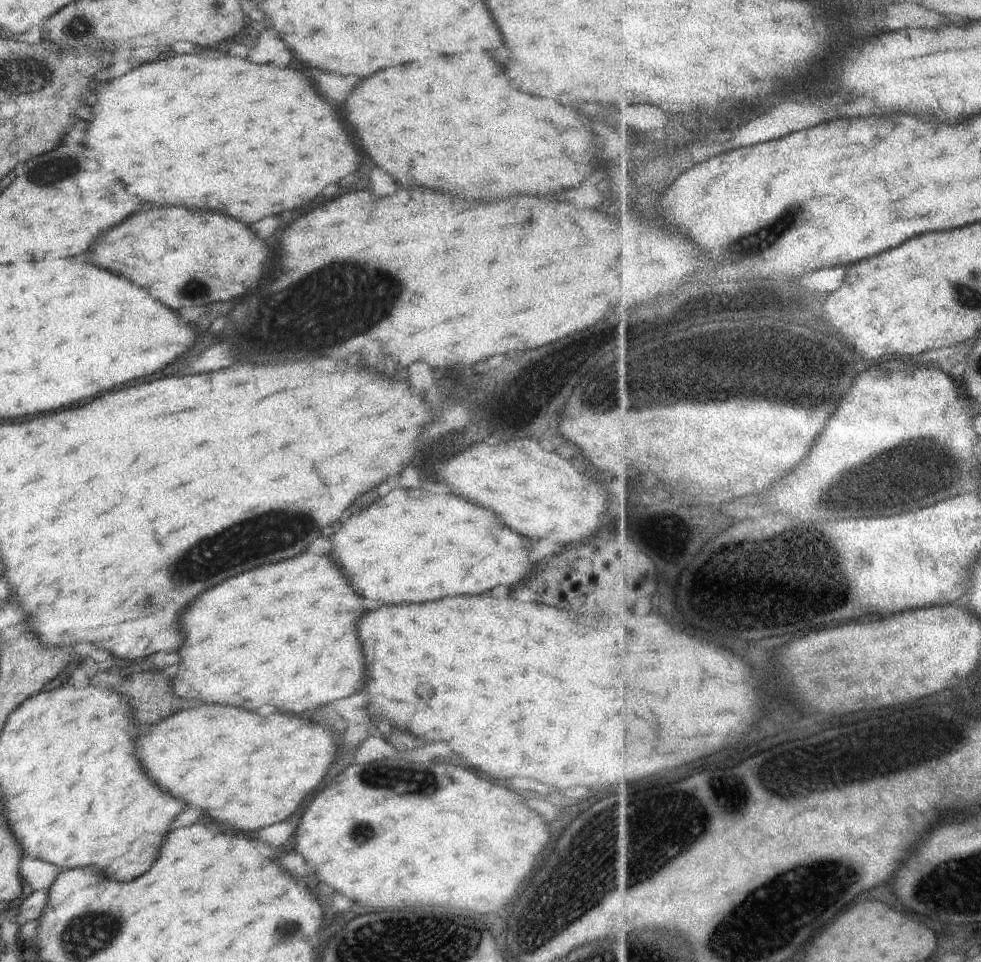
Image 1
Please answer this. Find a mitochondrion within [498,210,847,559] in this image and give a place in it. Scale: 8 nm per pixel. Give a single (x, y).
(739, 250)

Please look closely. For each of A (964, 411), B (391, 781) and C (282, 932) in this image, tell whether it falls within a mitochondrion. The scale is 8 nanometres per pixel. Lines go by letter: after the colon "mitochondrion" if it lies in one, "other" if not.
A: other
B: mitochondrion
C: mitochondrion

